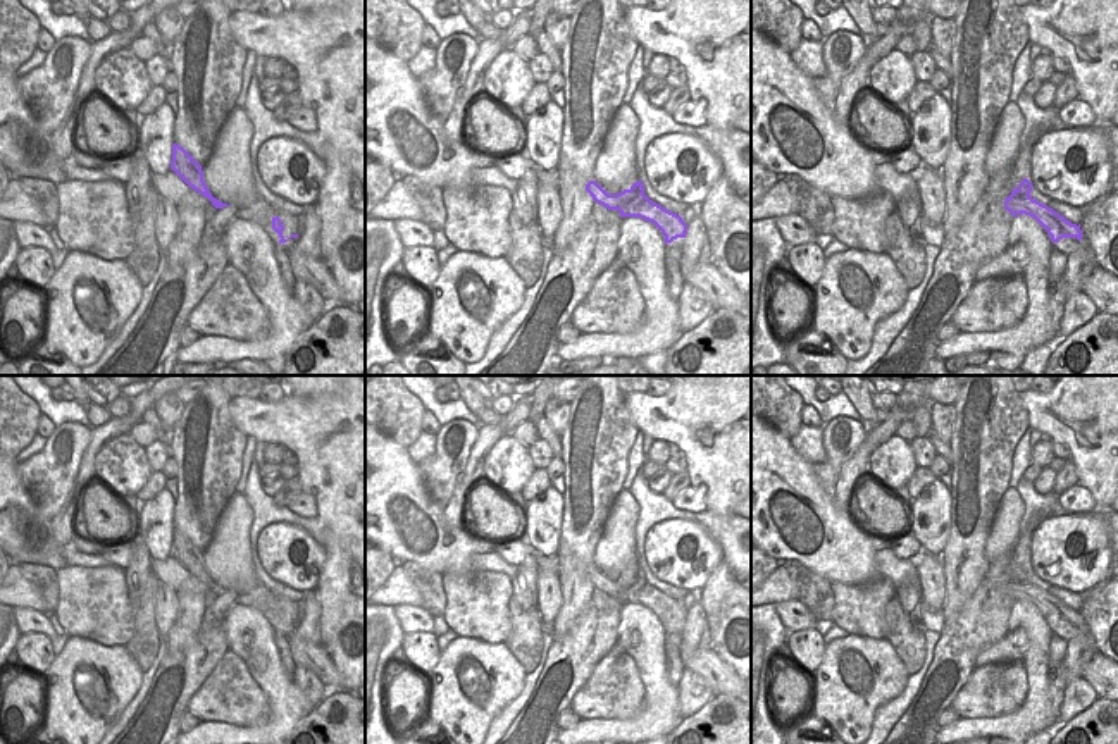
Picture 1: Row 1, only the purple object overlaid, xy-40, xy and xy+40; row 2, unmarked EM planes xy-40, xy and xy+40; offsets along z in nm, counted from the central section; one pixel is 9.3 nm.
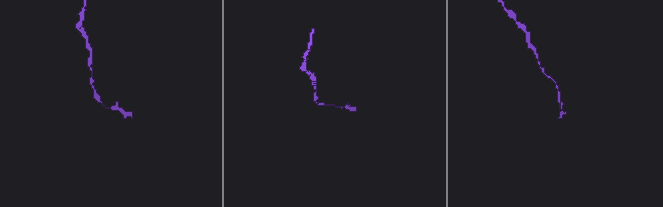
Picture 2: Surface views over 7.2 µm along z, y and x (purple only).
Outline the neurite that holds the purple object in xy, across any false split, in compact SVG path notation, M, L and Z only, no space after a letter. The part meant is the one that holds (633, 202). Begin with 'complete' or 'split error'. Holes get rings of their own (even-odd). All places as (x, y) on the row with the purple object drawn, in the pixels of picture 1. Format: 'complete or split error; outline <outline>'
complete; outline M589 181L586 191L596 203L608 210L618 210L620 217L639 217L653 222L665 236L665 245L677 238L686 238L687 224L682 217L651 202L644 195L643 181L634 183L629 189L617 195L608 195L596 181Z

